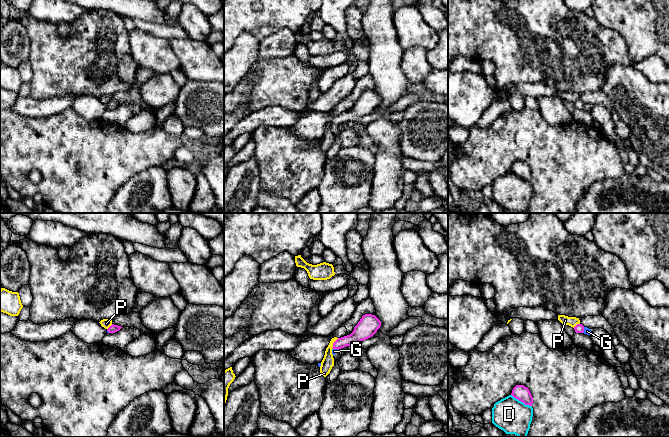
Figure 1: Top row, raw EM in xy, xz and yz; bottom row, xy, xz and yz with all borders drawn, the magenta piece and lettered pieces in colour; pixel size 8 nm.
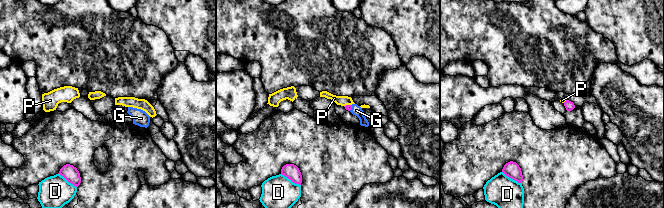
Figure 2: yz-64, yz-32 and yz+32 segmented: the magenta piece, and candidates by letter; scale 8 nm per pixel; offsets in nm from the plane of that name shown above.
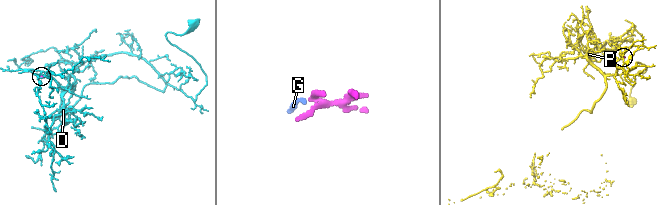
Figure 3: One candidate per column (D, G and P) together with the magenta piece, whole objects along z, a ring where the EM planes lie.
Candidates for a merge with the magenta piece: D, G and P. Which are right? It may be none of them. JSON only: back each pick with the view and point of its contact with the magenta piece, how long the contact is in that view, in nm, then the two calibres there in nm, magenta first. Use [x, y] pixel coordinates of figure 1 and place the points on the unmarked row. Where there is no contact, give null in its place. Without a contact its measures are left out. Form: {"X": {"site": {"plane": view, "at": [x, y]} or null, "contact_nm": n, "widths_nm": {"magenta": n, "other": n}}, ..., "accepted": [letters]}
{"G": {"site": {"plane": "yz", "at": [583, 106]}, "contact_nm": 50, "widths_nm": {"magenta": 80, "other": 50}}, "accepted": ["G"]}

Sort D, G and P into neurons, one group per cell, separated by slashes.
D / G / P

